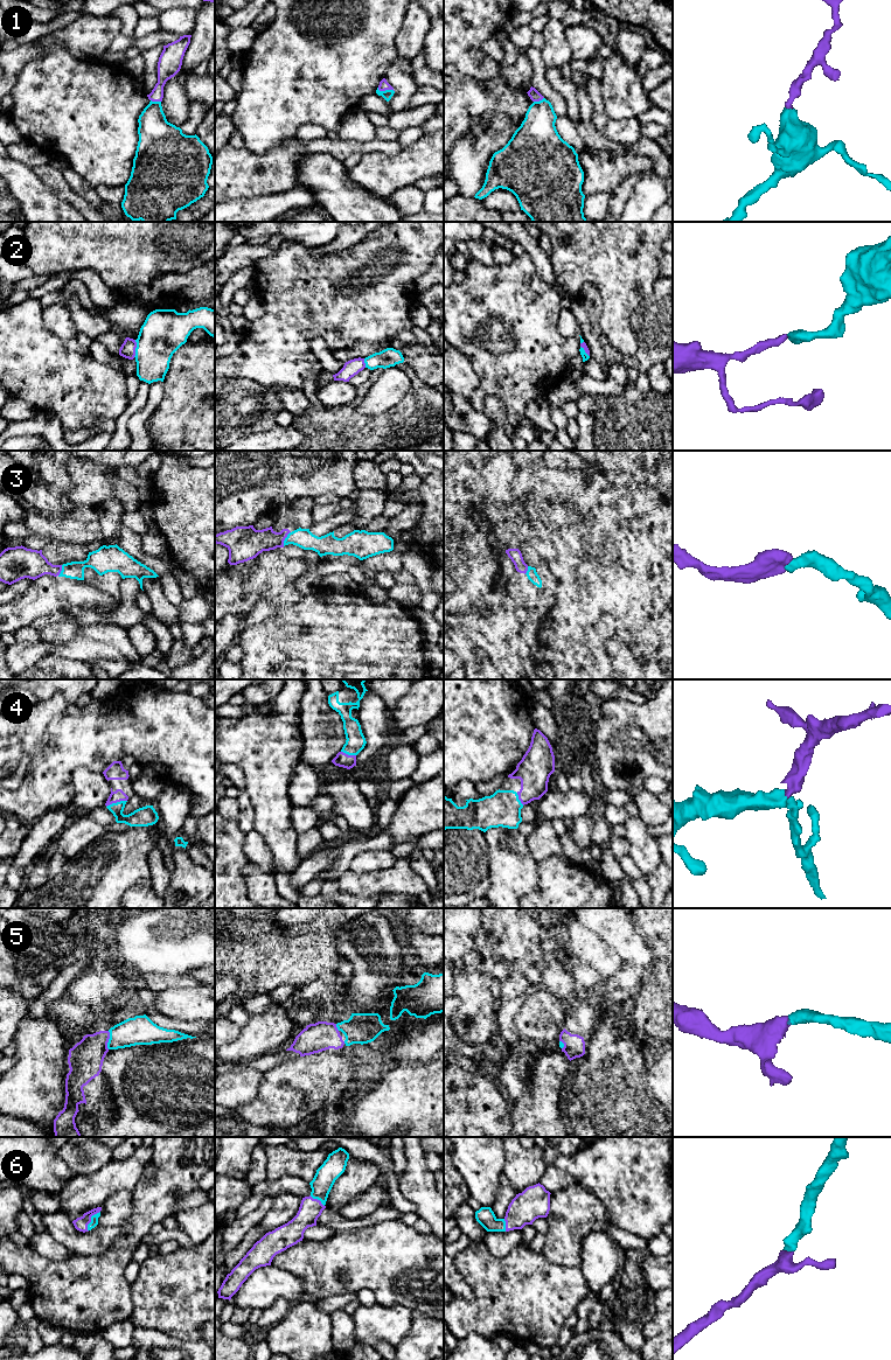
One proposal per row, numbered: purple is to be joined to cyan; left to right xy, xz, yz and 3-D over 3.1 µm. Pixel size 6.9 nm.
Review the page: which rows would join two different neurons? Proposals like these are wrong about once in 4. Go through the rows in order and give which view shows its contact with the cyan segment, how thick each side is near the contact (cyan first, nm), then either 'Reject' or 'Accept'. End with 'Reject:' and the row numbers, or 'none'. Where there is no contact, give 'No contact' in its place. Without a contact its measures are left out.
1: Touches cyan in xz. Thickness 70 nm (cyan) against 70 nm. Accept
2: Touches cyan in xy. Thickness 300 nm (cyan) against 110 nm. Reject
3: Touches cyan in xz. Thickness 140 nm (cyan) against 200 nm. Accept
4: Touches cyan in xy. Thickness 140 nm (cyan) against 80 nm. Accept
5: Touches cyan in xy. Thickness 200 nm (cyan) against 240 nm. Accept
6: Touches cyan in xy. Thickness 50 nm (cyan) against 100 nm. Accept
Reject: 2

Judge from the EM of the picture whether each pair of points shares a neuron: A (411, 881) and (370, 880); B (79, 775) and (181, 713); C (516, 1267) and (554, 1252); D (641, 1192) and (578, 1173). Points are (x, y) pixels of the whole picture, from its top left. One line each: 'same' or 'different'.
A: same
B: different
C: different
D: same

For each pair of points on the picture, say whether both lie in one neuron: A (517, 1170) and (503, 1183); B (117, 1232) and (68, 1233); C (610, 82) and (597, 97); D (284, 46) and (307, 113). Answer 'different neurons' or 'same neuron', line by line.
A: different neurons
B: same neuron
C: different neurons
D: same neuron

